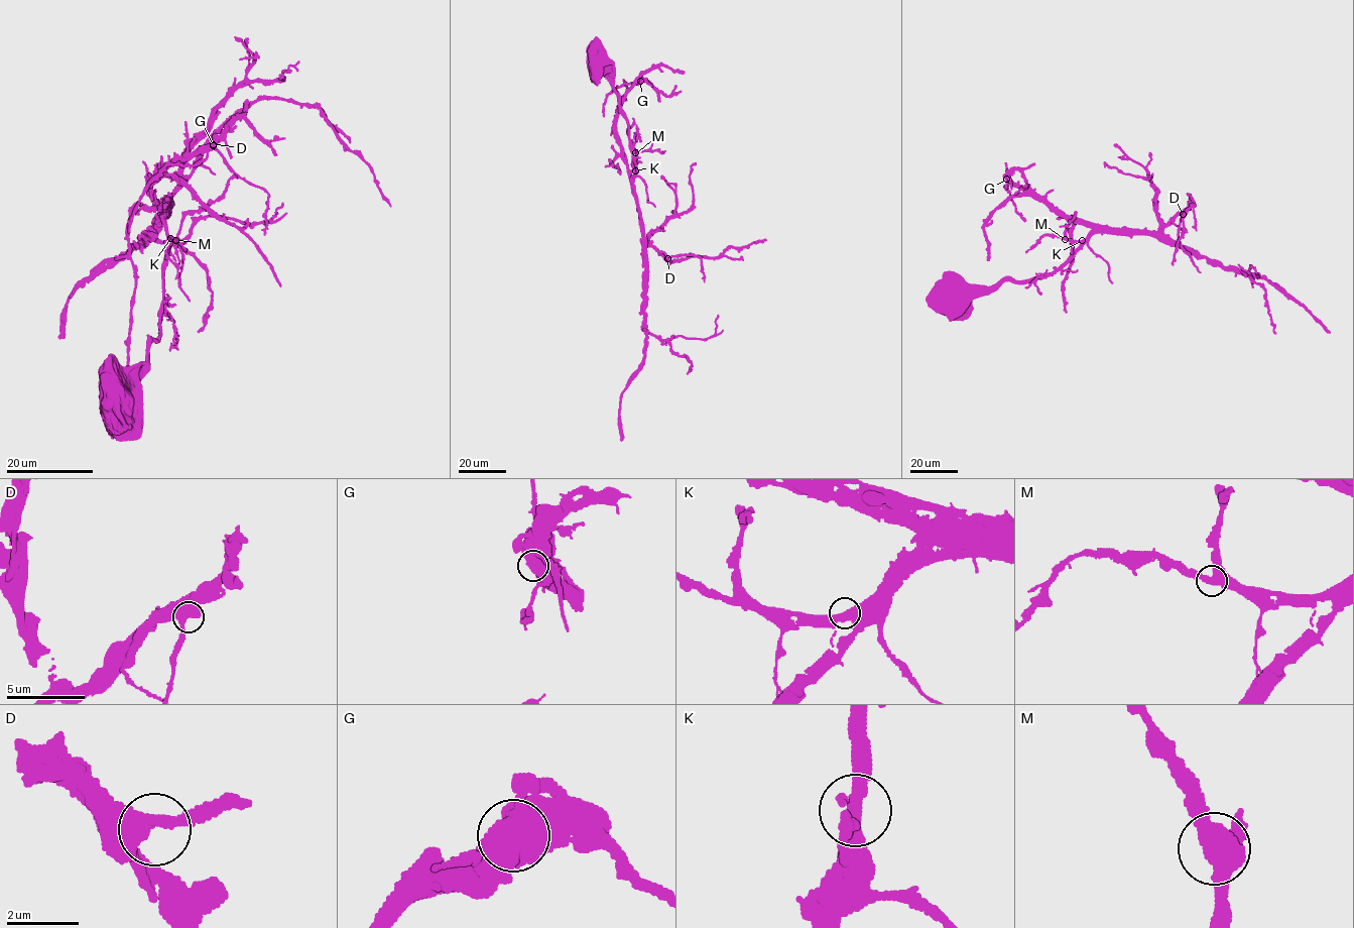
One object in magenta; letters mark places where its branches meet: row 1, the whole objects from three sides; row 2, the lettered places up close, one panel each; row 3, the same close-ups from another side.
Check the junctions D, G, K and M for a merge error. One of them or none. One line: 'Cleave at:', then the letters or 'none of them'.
Cleave at: G

